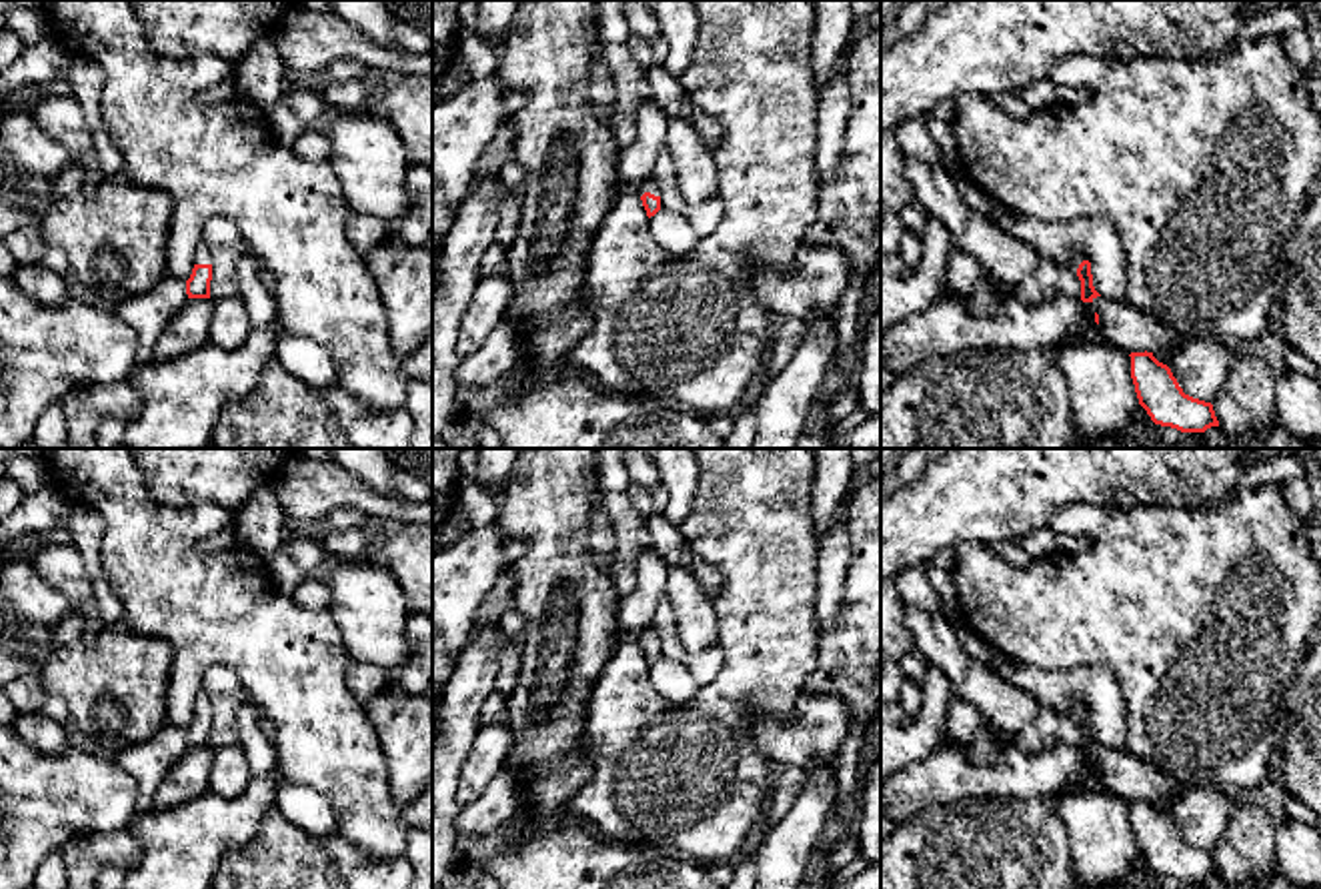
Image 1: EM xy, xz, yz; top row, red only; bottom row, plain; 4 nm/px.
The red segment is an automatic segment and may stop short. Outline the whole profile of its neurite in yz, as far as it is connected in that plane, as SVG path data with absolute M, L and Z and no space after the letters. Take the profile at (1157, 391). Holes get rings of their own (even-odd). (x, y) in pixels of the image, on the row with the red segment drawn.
M1131 352L1129 356L1139 404L1155 424L1181 432L1205 432L1219 426L1213 404L1185 394L1171 368L1153 352Z

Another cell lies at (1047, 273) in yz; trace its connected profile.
M1043 260L1039 270L1015 288L1017 298L1025 304L1043 302L1055 296L1081 296L1077 272L1063 270L1055 260Z

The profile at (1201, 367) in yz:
M1185 338L1169 368L1185 394L1211 402L1225 388L1235 352L1221 338Z

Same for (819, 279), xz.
M805 242L791 270L755 266L751 288L757 306L787 318L821 310L831 320L851 282L849 256L835 246Z

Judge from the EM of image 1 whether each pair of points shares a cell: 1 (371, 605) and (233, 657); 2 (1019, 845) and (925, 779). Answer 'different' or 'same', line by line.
1: different
2: different

